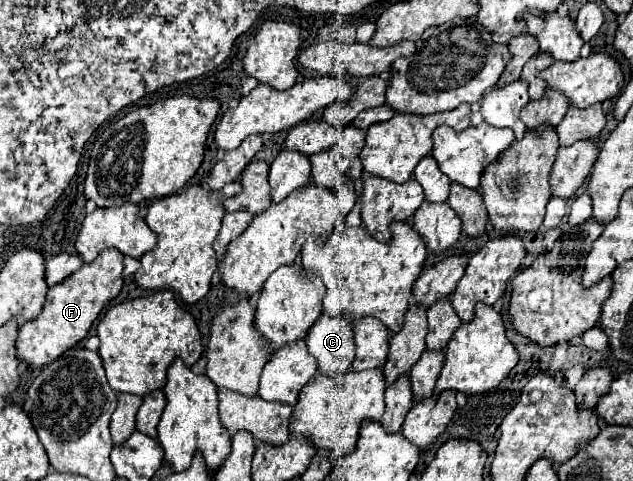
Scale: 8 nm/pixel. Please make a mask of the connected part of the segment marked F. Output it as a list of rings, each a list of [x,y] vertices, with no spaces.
[[[105,249],[95,261],[83,263],[81,269],[75,271],[71,277],[53,285],[47,293],[47,301],[39,317],[25,321],[19,327],[19,341],[17,341],[19,359],[29,365],[43,367],[49,361],[61,357],[69,347],[77,345],[87,335],[87,331],[91,329],[93,321],[103,311],[103,307],[119,295],[123,287],[121,273],[123,273],[121,251]]]

